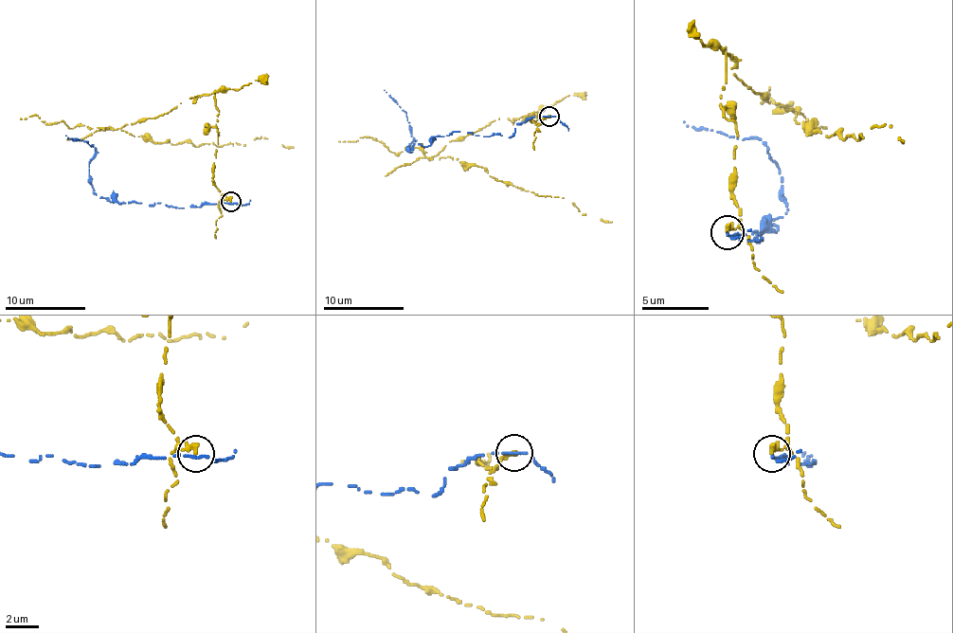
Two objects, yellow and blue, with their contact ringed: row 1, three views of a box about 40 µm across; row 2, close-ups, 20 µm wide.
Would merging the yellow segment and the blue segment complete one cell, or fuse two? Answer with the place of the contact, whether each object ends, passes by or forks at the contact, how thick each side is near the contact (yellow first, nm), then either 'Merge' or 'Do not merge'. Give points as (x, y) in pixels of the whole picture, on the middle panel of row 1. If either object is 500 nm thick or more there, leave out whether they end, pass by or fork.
Place: (549, 117). At the ring yellow ends. At the ring blue passes by. Thickness 360 nm (yellow) against 150 nm. Do not merge

